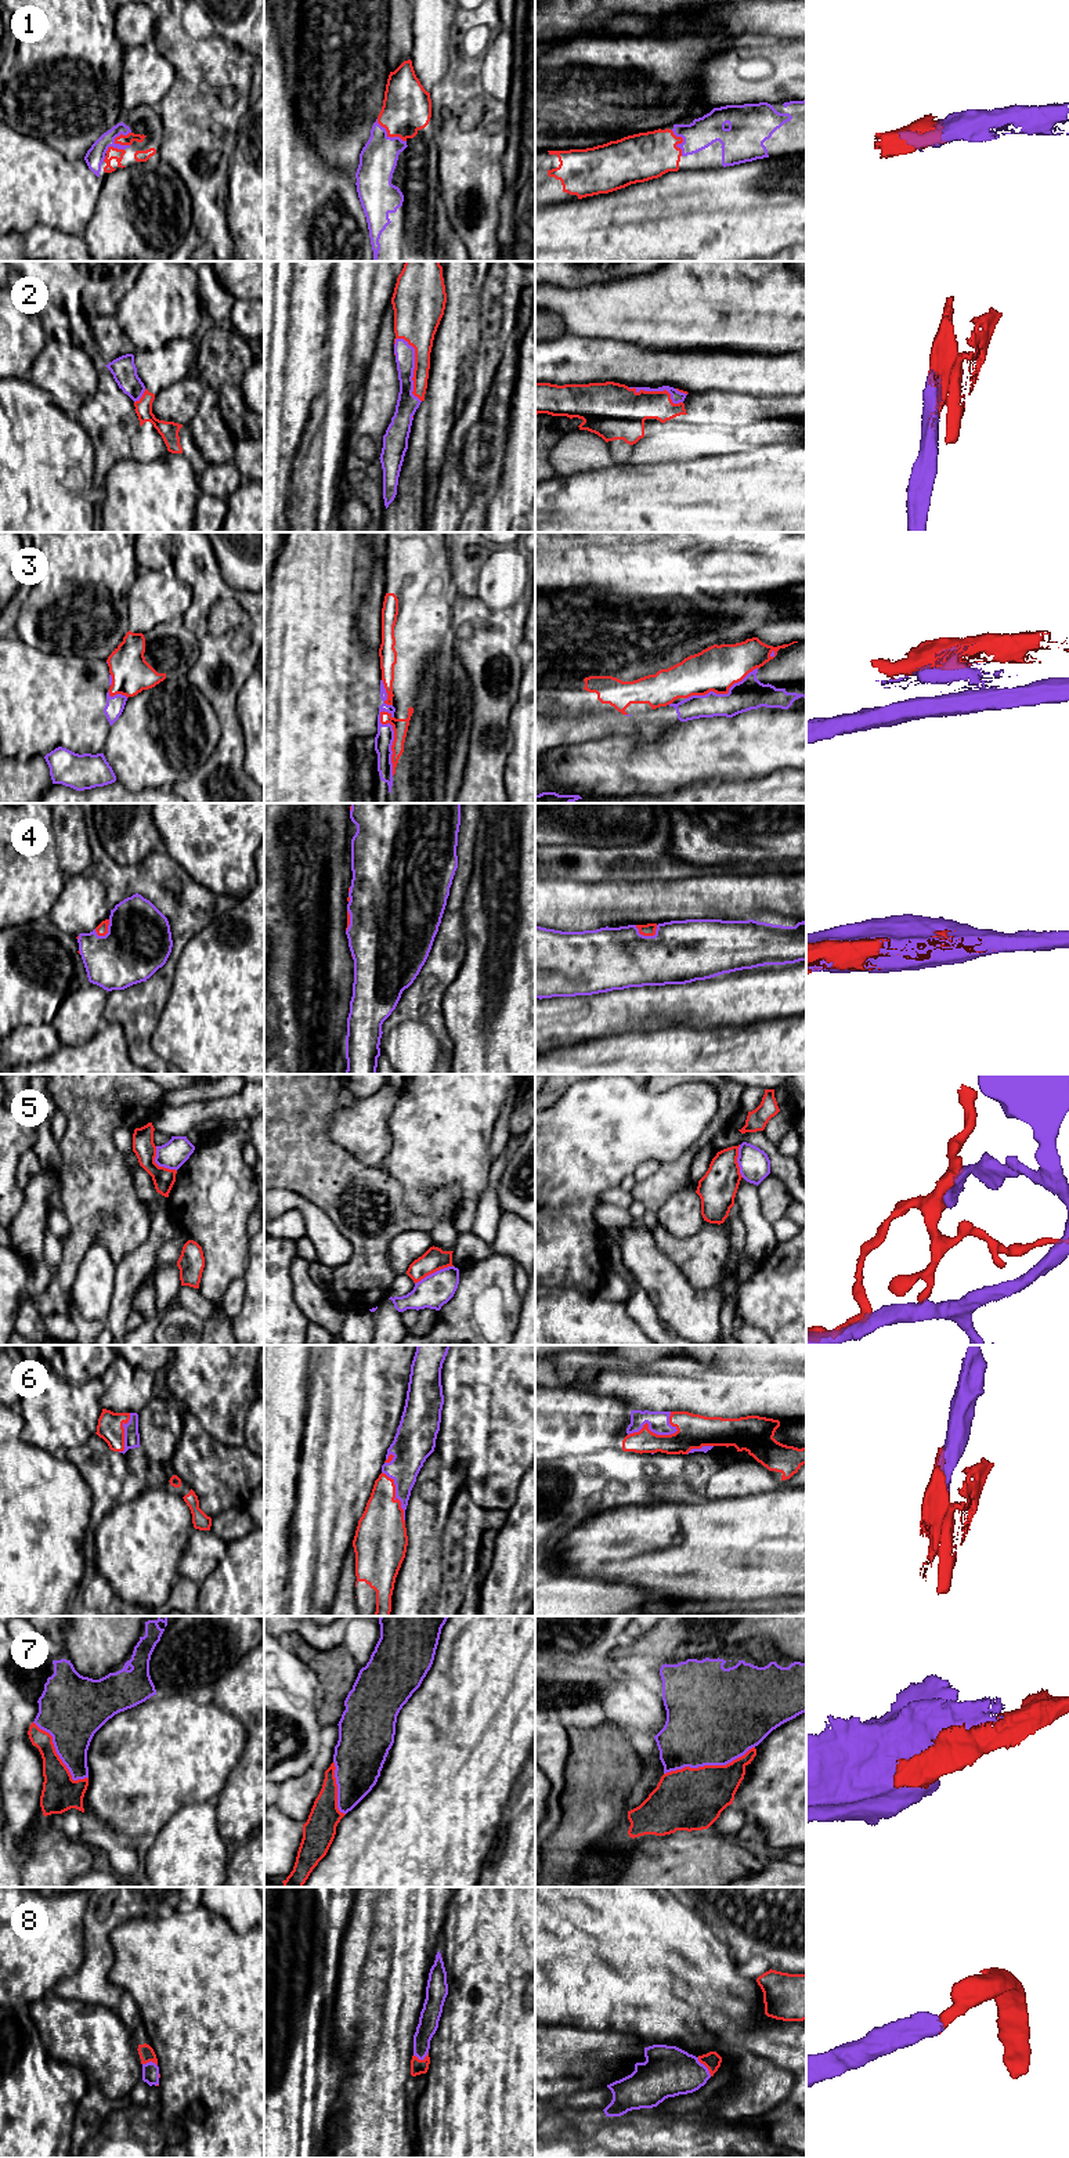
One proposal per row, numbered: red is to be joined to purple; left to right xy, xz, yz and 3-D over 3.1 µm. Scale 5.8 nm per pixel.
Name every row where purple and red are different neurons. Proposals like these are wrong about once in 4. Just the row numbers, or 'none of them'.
3, 5

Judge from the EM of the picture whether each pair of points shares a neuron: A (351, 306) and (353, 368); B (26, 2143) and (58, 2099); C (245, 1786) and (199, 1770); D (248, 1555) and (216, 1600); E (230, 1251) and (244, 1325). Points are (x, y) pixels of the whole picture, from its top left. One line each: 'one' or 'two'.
A: one
B: one
C: two
D: one
E: two

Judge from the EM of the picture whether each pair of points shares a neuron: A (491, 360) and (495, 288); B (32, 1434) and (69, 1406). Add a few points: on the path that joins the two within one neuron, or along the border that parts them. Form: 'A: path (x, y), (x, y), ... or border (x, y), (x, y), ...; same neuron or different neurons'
A: path (493, 342), (495, 306); same neuron
B: path (42, 1427), (60, 1416); same neuron

